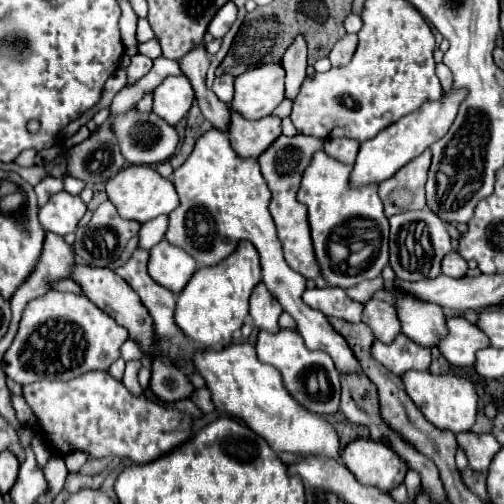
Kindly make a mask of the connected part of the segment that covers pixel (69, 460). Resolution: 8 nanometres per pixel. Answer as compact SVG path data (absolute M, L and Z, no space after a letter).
M74 451L65 456L65 464L69 473L76 473L86 463L89 456L84 452Z

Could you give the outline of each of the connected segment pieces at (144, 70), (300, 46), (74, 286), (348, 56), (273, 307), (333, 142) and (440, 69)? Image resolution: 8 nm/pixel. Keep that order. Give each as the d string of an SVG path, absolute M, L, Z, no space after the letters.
M138 54L138 56L134 56L132 60L130 60L130 66L126 68L126 76L128 76L128 86L132 86L132 84L136 84L142 76L146 76L148 72L150 72L150 68L152 68L152 60L150 58L146 58L146 56L142 56L142 54Z
M296 36L288 52L284 54L282 68L286 70L286 98L294 100L306 76L306 44L302 36Z
M72 279L53 282L51 284L51 287L55 290L59 290L63 292L73 292L77 294L82 294L81 287Z
M346 34L342 40L338 40L338 42L334 44L330 56L328 56L330 62L332 62L332 66L334 66L334 68L346 66L346 64L352 60L354 52L356 52L356 44L358 44L358 36L356 36L356 34Z
M258 284L250 296L250 318L258 330L278 332L278 316L282 314L280 304L272 298L264 284Z
M328 138L328 140L324 140L324 150L332 158L336 158L344 164L354 164L358 148L360 148L360 142L352 140L352 138Z
M444 63L436 64L436 74L440 80L442 89L448 91L453 84L453 76L450 69Z

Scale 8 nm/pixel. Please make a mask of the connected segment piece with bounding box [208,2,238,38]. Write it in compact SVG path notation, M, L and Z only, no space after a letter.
M226 2L218 12L216 12L216 16L212 18L212 22L208 24L208 32L214 36L214 38L222 38L226 32L228 32L228 28L232 26L232 22L236 20L236 6L232 4L232 2Z

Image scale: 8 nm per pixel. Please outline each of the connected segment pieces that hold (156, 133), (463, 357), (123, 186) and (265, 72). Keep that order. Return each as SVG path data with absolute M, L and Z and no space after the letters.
M130 108L122 114L112 114L112 132L118 140L120 152L126 158L128 164L160 164L174 156L176 146L180 142L178 132L174 126L170 126L166 120L158 118L154 112L138 112L136 108Z
M462 316L446 318L448 334L438 342L440 354L454 366L472 366L476 350L488 346L488 338Z
M126 166L122 172L118 172L106 182L106 194L122 218L136 220L140 224L160 214L170 214L180 204L174 184L158 176L158 172L152 166Z
M280 64L252 68L234 80L230 108L246 120L260 120L284 100L284 70Z

